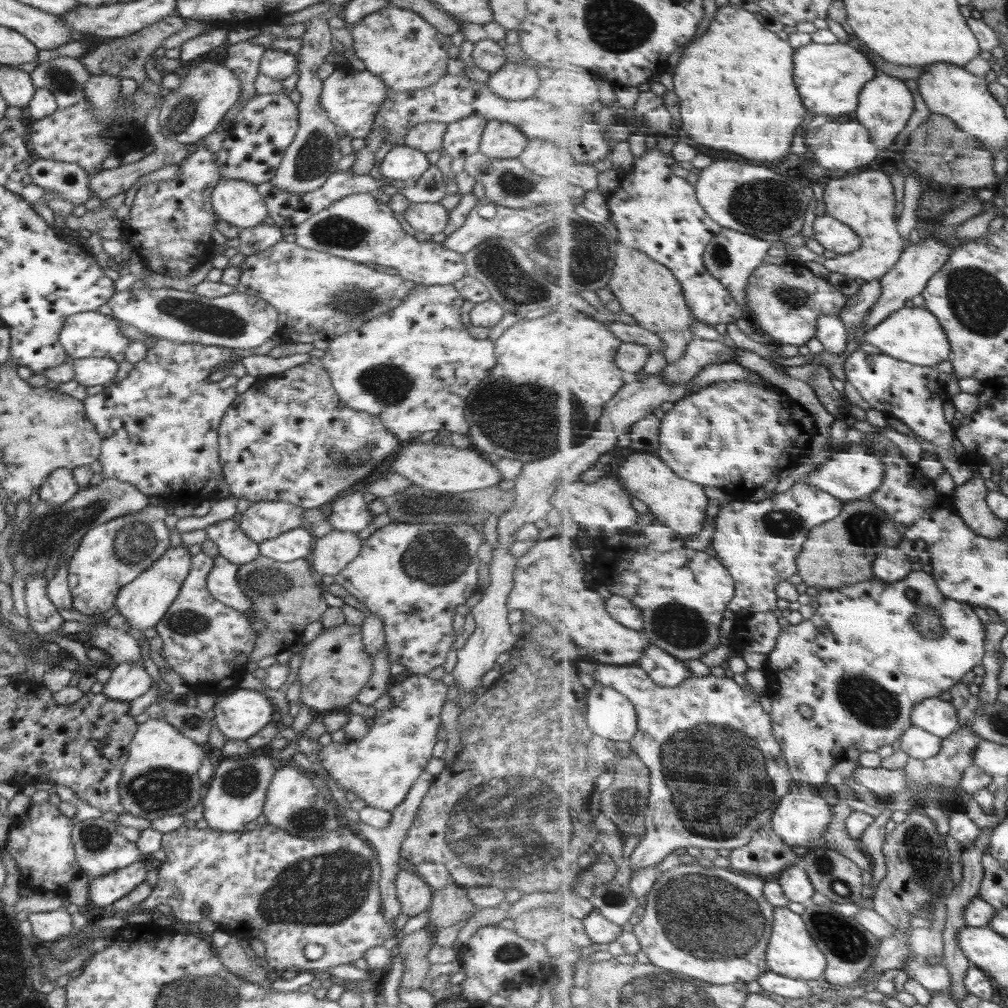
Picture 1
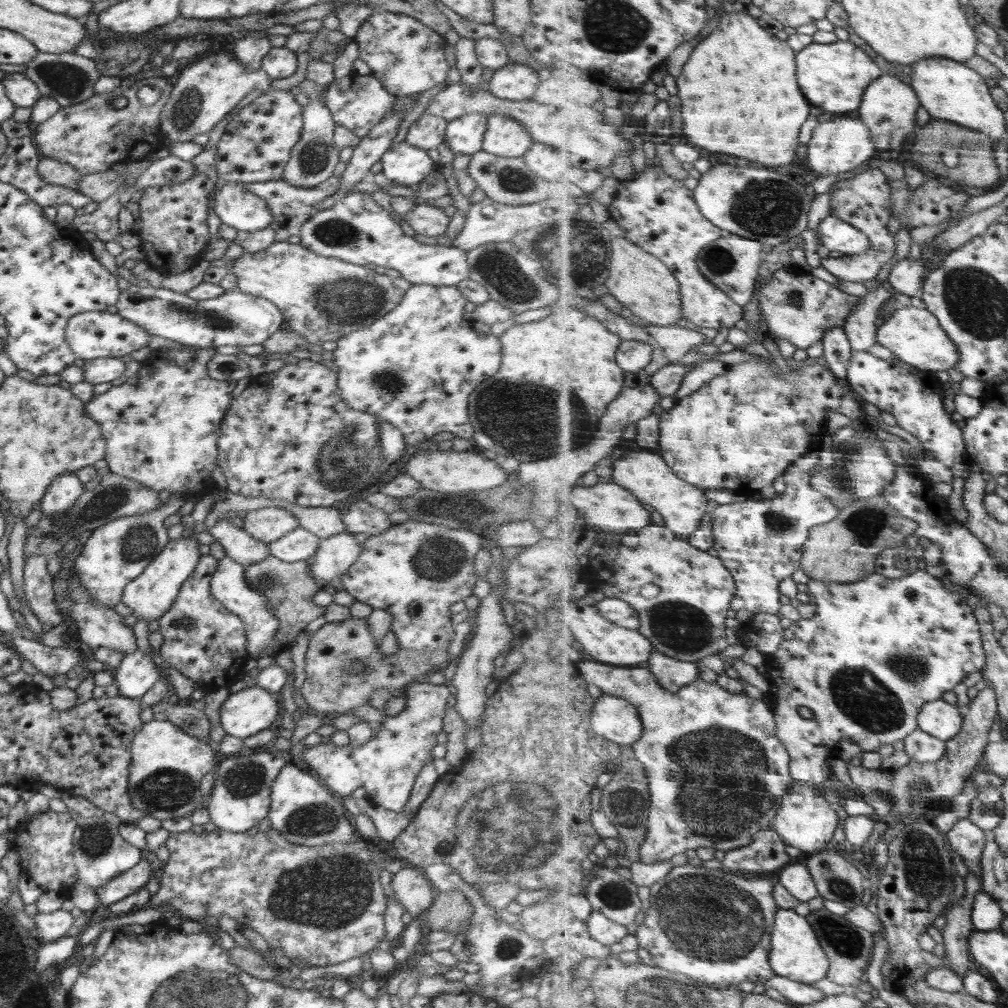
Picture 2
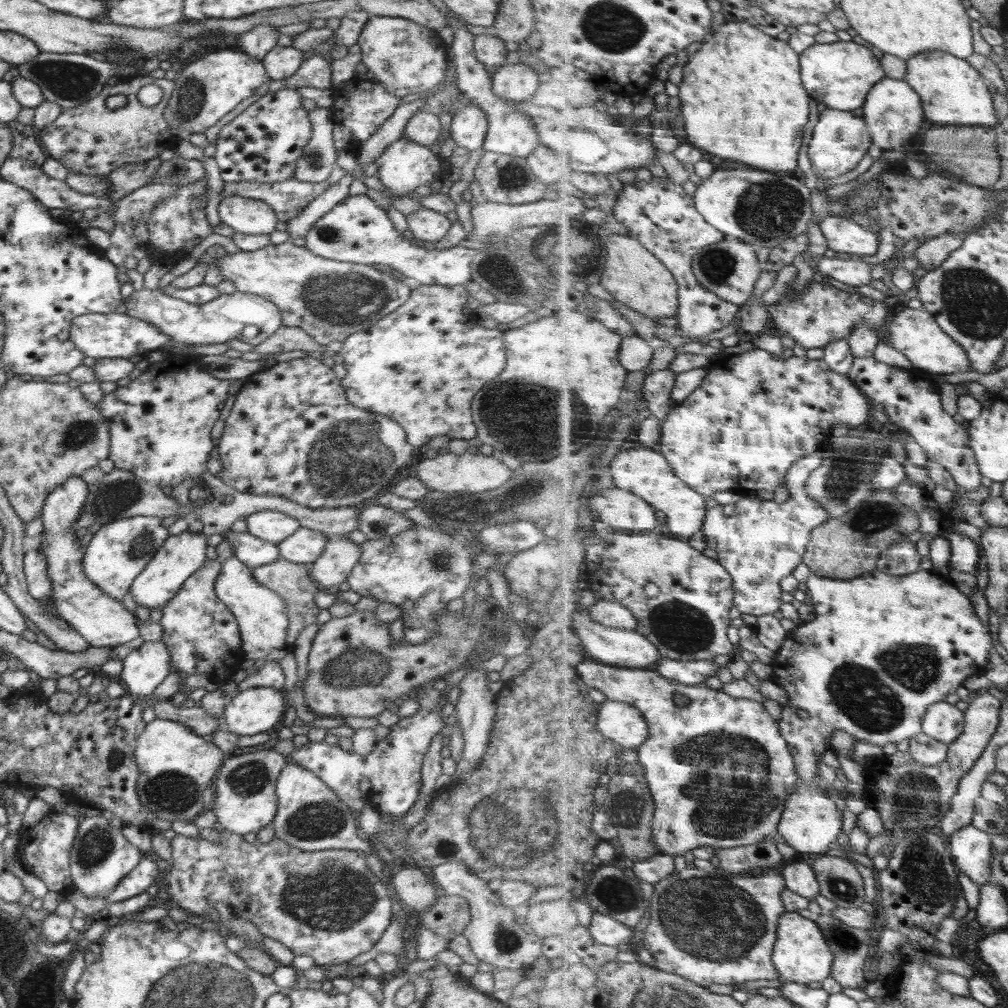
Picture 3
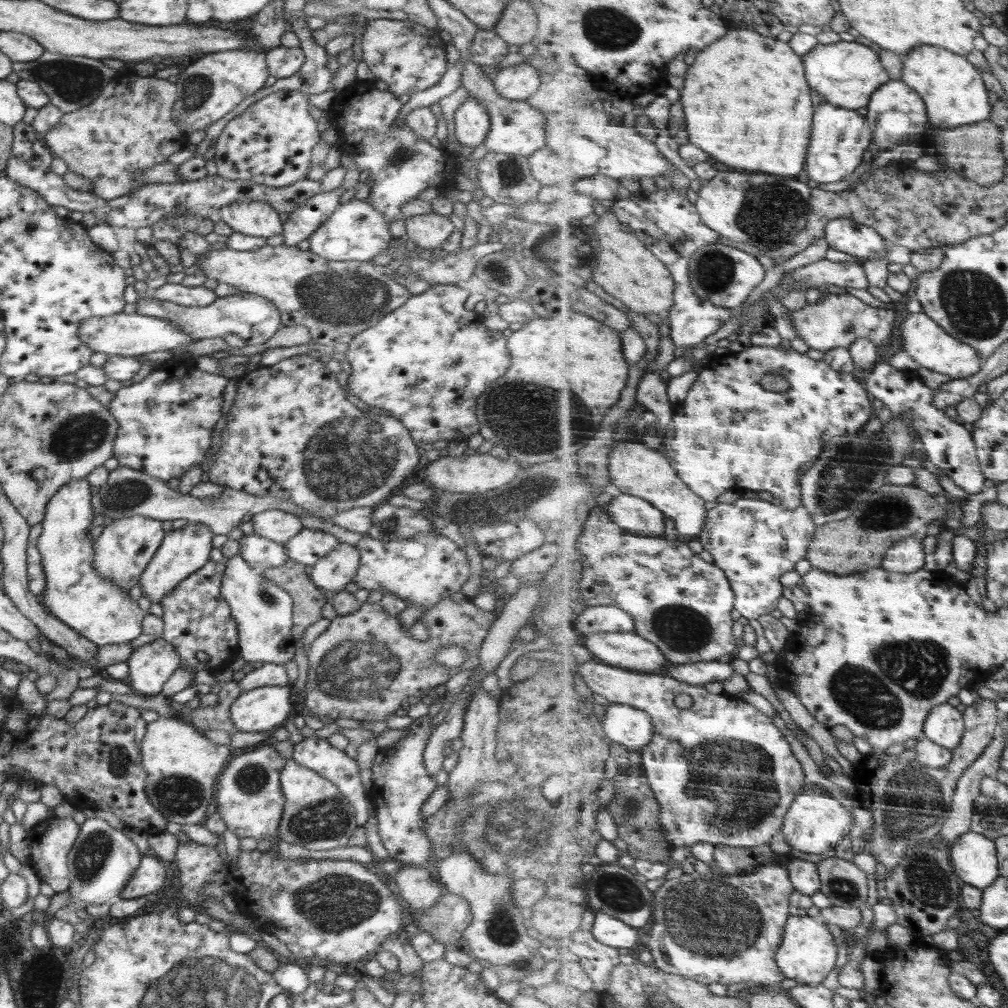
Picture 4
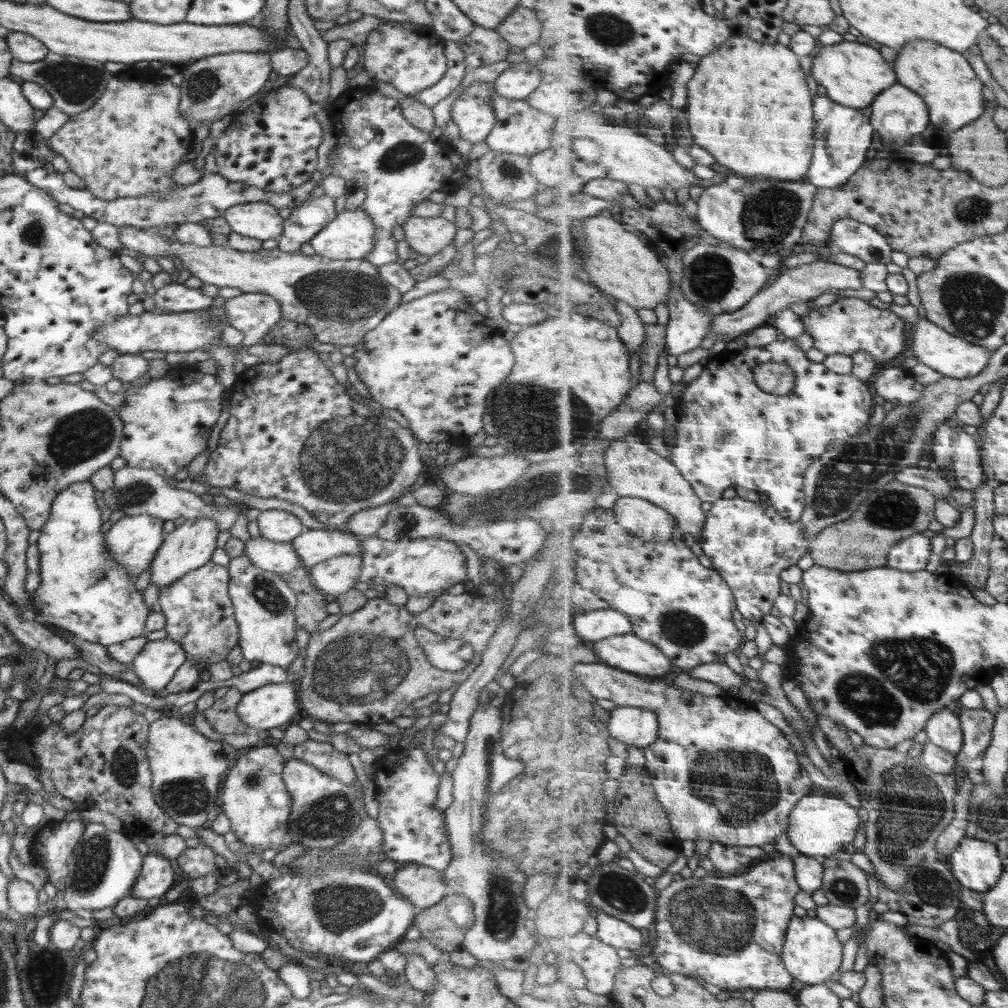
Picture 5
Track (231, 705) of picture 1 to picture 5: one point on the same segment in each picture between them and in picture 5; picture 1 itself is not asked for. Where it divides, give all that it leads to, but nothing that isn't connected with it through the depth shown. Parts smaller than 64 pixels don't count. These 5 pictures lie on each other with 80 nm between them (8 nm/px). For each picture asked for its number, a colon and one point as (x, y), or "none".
2: (245, 712)
3: (257, 709)
4: (258, 709)
5: (273, 705)

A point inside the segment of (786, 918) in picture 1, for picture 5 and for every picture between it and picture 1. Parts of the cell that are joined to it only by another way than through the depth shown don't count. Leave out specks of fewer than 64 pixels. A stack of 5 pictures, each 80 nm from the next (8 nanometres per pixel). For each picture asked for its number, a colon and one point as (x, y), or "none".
2: (797, 953)
3: (803, 955)
4: (809, 953)
5: (813, 952)

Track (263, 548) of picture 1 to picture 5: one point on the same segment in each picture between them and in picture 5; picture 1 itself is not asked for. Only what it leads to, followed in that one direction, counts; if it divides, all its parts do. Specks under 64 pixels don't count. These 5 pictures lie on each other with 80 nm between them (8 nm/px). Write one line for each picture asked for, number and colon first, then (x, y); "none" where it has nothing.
2: (298, 545)
3: (305, 545)
4: (309, 545)
5: (313, 546)

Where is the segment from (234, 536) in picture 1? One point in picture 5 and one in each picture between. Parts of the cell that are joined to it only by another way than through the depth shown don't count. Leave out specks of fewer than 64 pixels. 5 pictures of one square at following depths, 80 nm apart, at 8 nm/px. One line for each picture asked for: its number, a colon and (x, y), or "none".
2: (238, 544)
3: (254, 552)
4: (260, 553)
5: (279, 557)

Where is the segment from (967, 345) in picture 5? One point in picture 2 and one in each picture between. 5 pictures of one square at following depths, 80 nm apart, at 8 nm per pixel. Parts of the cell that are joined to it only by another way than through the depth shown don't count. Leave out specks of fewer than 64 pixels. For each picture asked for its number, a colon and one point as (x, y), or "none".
2: (915, 335)
3: (916, 333)
4: (925, 340)

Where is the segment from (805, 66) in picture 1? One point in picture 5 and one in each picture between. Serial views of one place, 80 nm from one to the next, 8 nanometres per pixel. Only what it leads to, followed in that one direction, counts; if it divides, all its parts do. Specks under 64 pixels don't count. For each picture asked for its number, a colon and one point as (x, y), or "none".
2: (835, 77)
3: (841, 75)
4: (847, 74)
5: (853, 73)

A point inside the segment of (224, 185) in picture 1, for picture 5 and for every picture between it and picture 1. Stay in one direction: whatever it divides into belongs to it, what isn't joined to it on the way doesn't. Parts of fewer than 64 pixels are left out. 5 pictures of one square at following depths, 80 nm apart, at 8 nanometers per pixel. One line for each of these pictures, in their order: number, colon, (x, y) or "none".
2: (235, 205)
3: (245, 215)
4: (251, 218)
5: (258, 220)

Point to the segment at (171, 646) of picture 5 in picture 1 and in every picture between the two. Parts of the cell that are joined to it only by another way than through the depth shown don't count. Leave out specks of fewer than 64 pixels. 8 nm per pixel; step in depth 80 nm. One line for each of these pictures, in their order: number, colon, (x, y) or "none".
1: (129, 680)
2: (138, 672)
3: (144, 668)
4: (150, 665)

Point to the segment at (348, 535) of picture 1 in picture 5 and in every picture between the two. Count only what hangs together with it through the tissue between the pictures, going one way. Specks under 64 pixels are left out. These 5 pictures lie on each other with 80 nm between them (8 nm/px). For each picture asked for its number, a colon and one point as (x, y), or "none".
2: (334, 556)
3: (331, 568)
4: (332, 572)
5: (335, 576)

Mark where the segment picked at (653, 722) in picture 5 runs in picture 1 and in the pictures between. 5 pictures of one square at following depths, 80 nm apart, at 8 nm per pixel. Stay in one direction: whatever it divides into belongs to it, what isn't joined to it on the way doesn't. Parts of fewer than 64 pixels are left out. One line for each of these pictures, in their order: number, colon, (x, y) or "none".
1: (612, 714)
2: (618, 719)
3: (623, 722)
4: (633, 727)

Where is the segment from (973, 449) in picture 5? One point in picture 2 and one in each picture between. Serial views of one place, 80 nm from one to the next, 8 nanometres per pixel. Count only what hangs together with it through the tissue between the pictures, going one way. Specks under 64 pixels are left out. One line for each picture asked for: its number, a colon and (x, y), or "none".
2: (914, 396)
3: (912, 398)
4: (949, 445)

